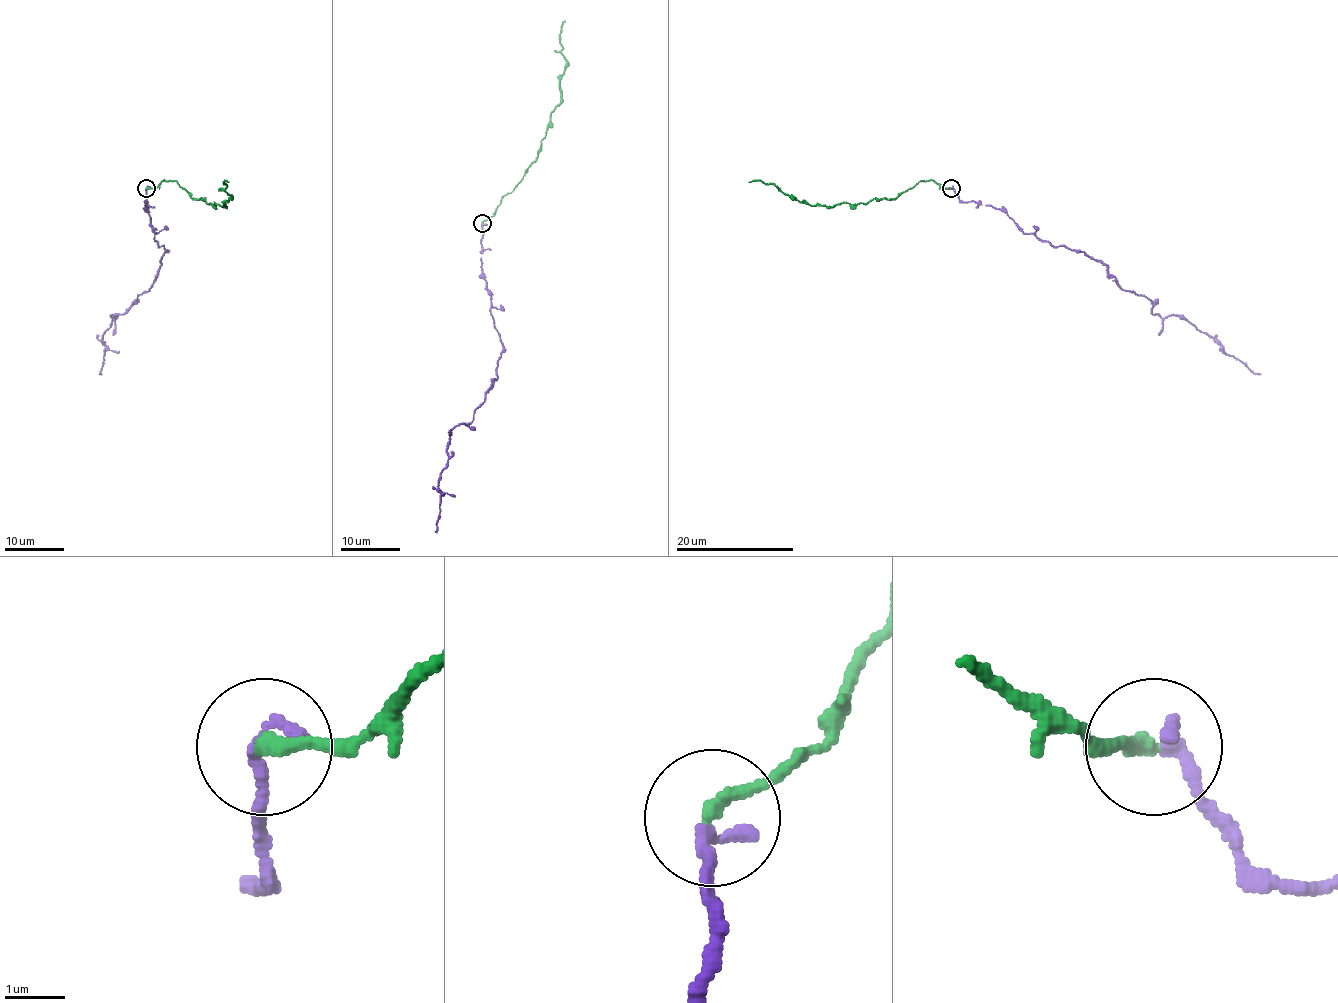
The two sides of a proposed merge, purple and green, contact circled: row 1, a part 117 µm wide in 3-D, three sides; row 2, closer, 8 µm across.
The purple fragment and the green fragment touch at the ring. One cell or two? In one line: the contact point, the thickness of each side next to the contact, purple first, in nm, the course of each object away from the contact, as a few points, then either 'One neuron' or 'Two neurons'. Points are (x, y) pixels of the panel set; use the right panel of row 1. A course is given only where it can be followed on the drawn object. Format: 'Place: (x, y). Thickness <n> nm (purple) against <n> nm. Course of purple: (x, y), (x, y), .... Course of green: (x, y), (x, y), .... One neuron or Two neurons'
Place: (951, 188). Thickness 280 nm (purple) against 240 nm. Course of purple: (952, 189), (964, 202), (1000, 208), (1024, 233), (1099, 260), (1152, 313), (1185, 317), (1260, 373). Course of green: (950, 189), (928, 180), (919, 181), (890, 199), (829, 206), (809, 205), (789, 198), (773, 184), (748, 181). One neuron

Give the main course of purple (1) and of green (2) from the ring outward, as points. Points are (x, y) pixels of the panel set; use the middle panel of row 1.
1: (482, 224), (482, 272), (503, 352), (497, 377), (473, 419), (450, 433), (448, 464), (438, 483), (435, 532)
2: (482, 222), (532, 162), (550, 113), (560, 101), (565, 20)

